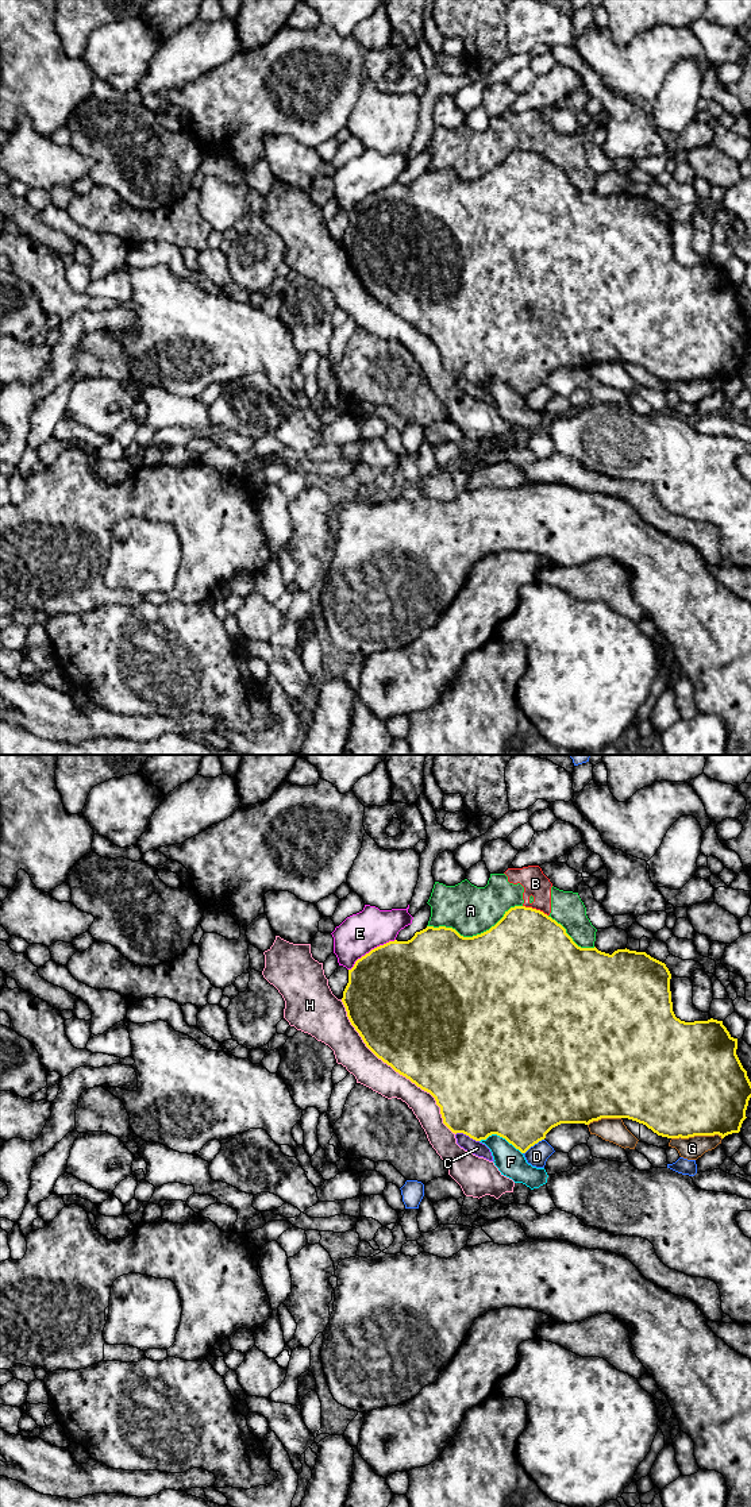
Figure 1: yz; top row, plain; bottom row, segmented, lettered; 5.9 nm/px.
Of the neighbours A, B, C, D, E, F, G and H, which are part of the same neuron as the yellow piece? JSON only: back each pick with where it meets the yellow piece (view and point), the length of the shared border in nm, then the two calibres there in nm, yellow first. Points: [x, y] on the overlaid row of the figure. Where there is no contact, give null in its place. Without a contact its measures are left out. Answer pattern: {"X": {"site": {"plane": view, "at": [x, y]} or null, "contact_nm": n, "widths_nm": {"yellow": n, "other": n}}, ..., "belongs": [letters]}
{"belongs": []}

